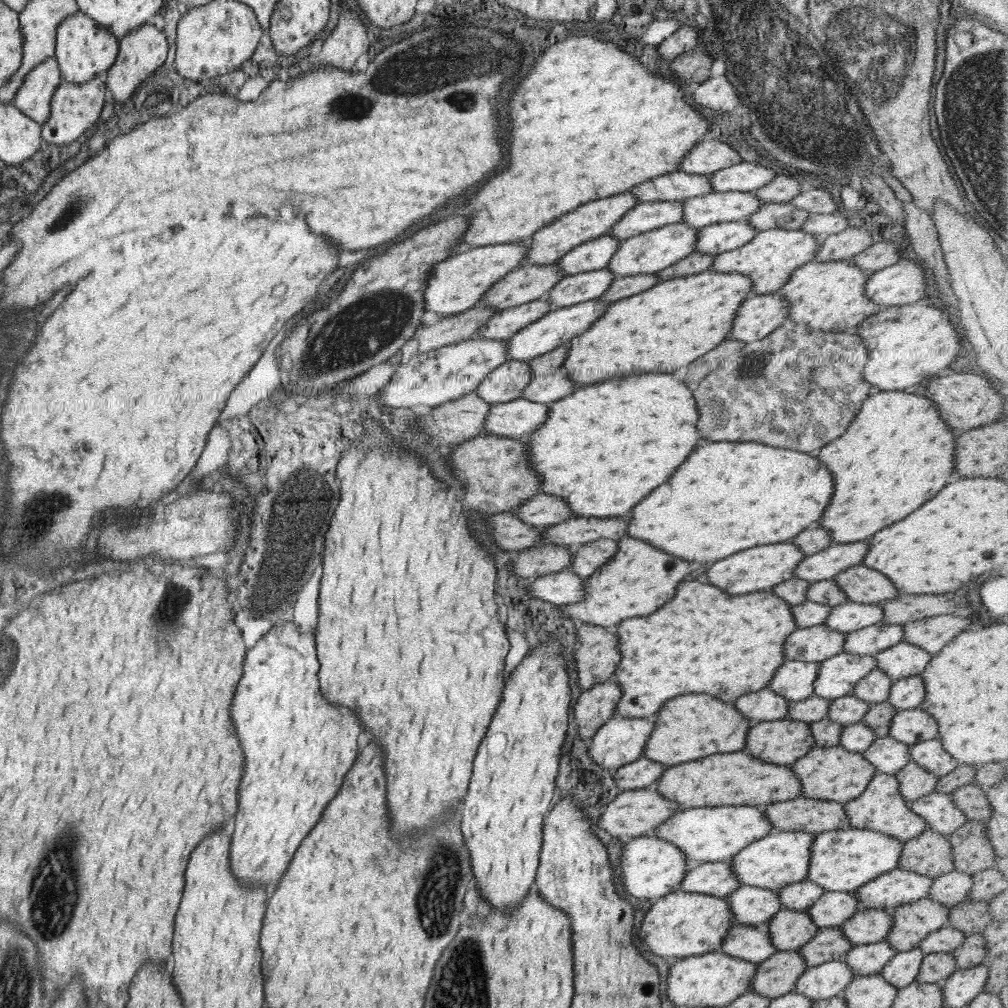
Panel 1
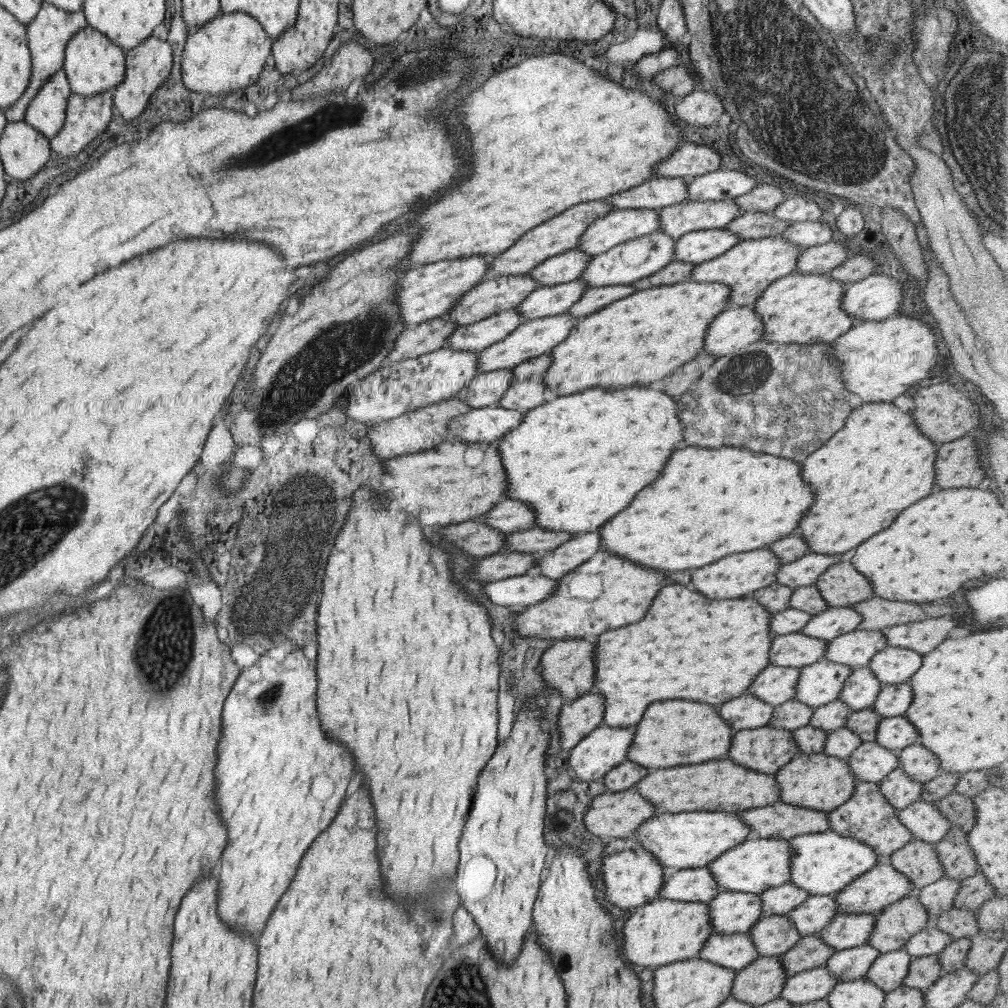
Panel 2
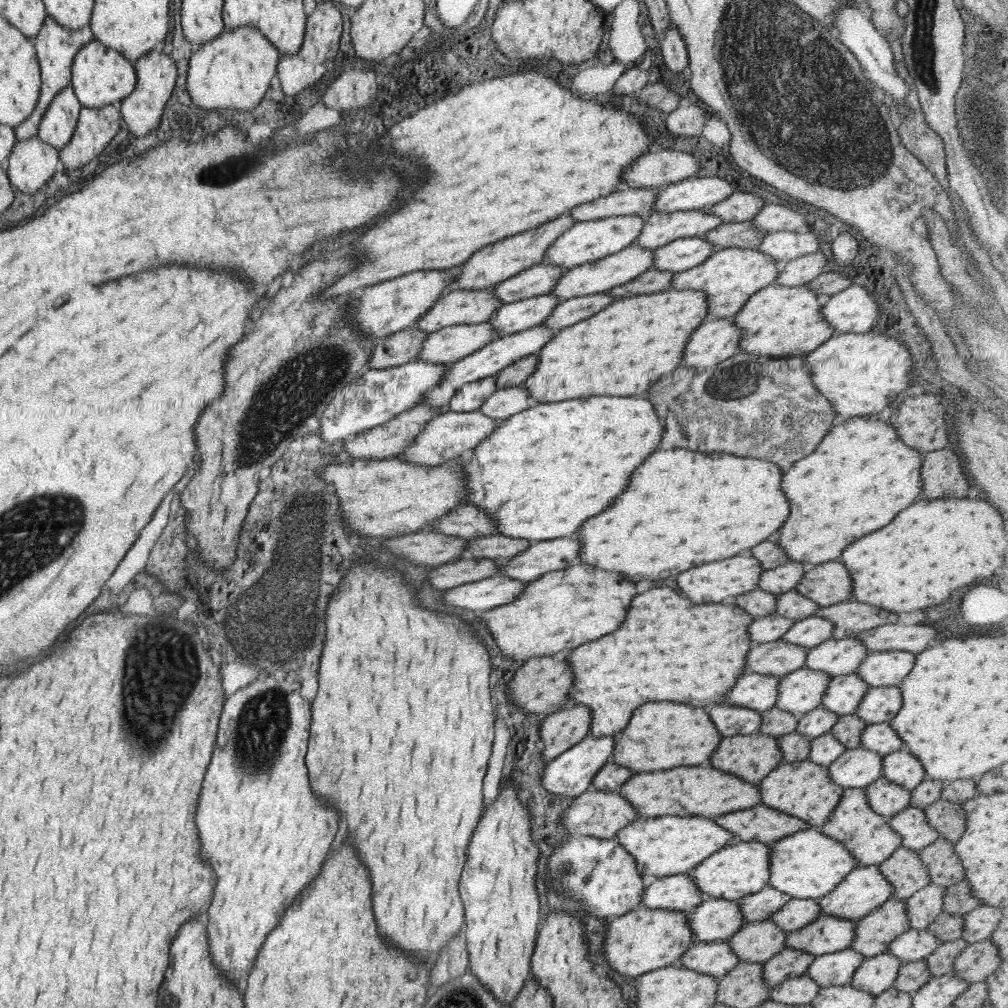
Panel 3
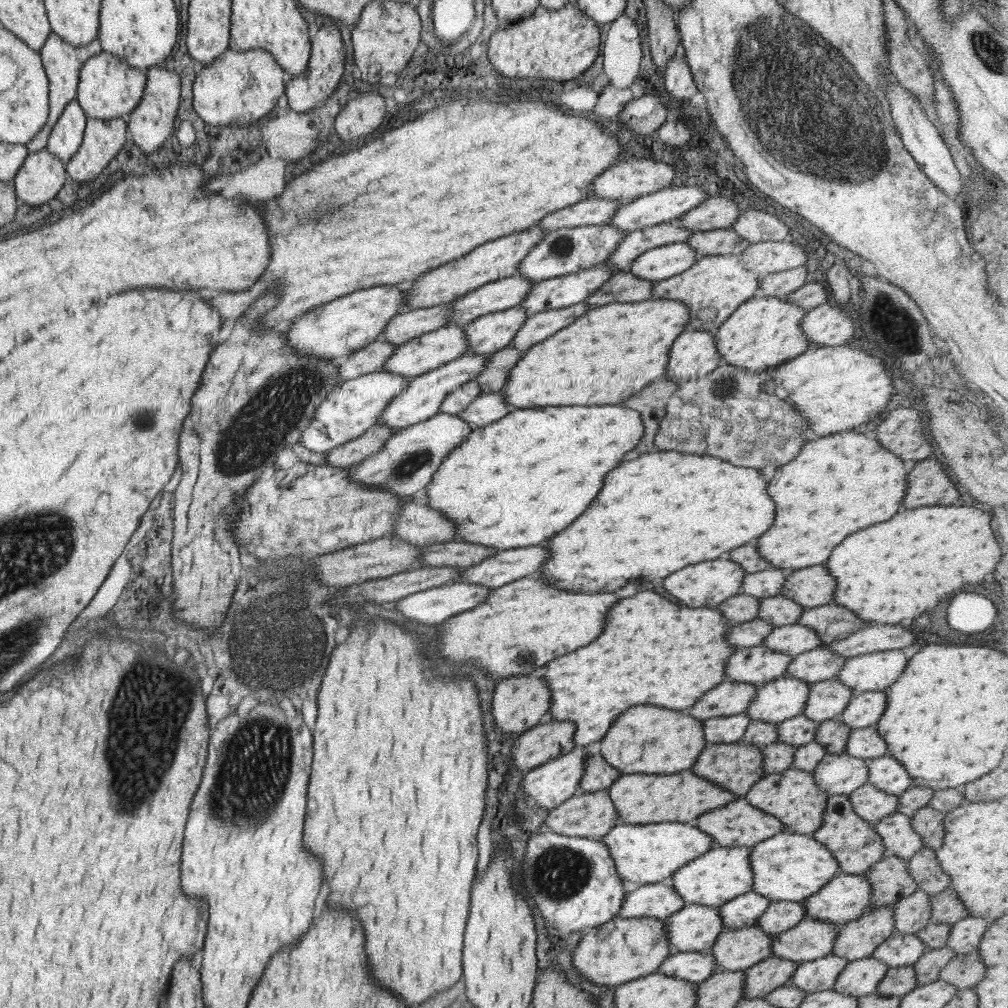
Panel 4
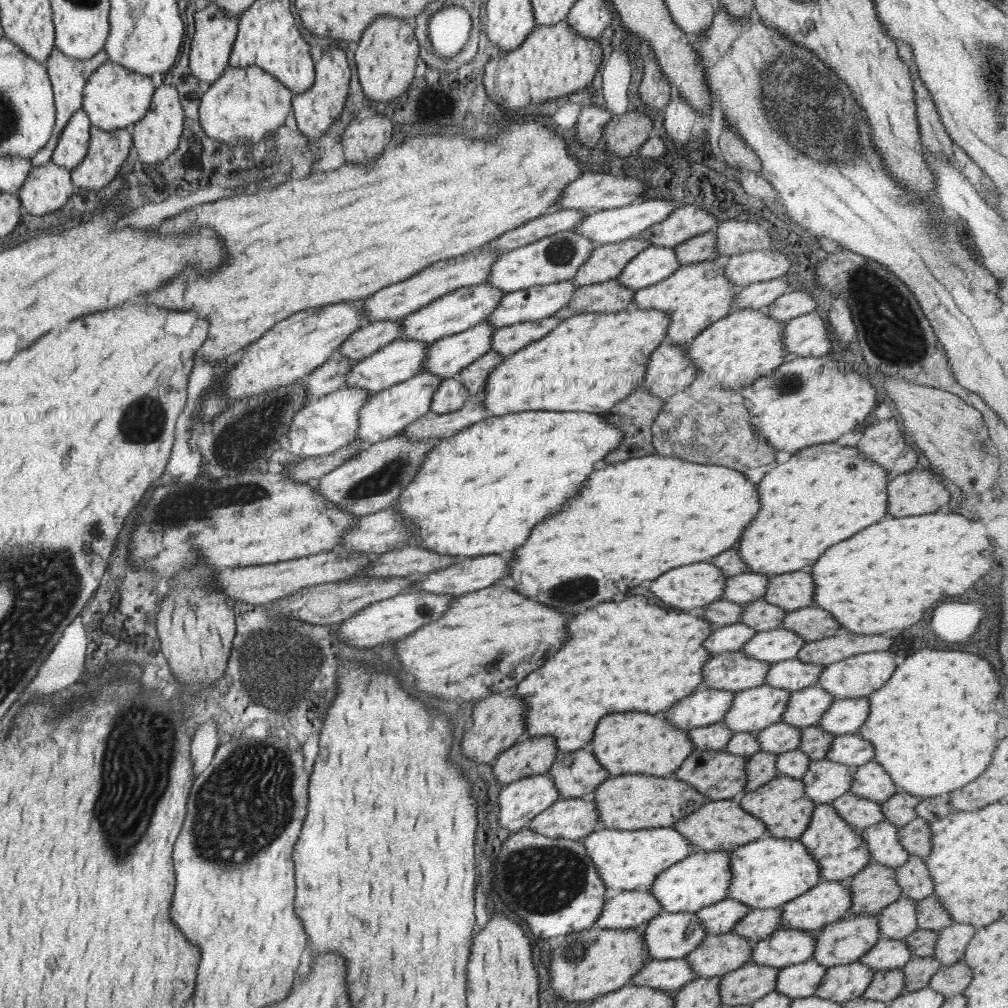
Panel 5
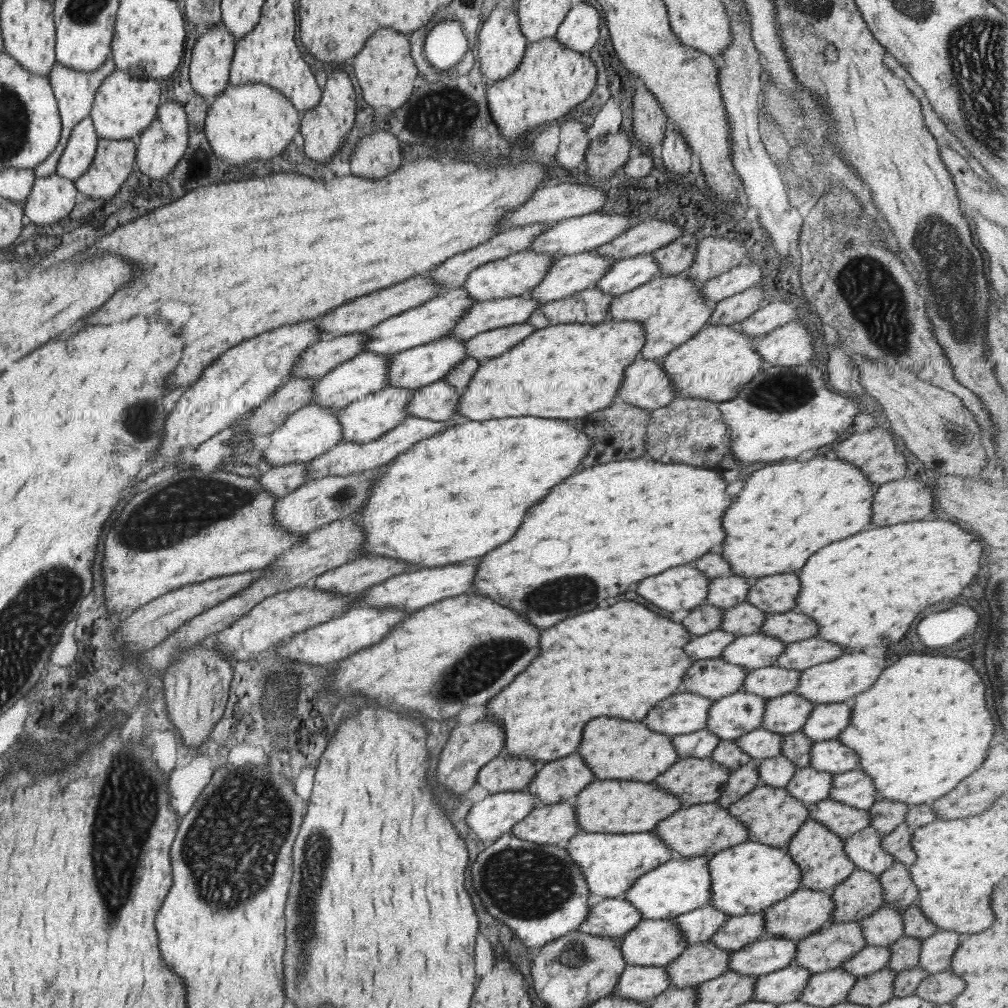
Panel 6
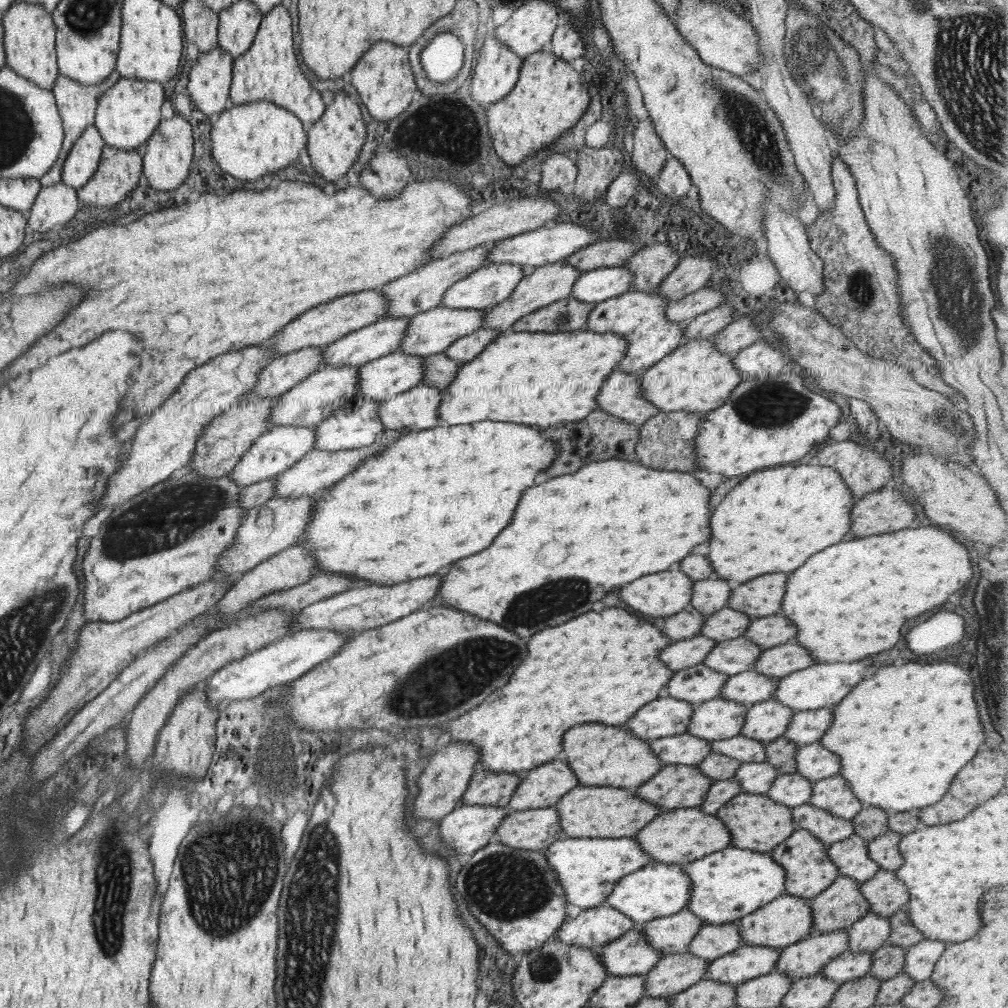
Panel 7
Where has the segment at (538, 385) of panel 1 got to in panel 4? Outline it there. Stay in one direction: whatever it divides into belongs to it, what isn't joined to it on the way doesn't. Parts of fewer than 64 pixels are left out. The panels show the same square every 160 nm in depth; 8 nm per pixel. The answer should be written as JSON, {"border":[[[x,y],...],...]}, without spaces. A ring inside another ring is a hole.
{"border":[[[501,392],[482,393],[477,395],[465,410],[454,414],[457,418],[468,422],[470,426],[482,427],[507,413],[513,408],[504,401]]]}

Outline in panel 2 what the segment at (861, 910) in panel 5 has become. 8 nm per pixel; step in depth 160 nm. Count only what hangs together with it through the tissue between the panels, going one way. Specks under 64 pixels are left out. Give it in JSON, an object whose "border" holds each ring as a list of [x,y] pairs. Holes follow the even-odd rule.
{"border":[[[911,839],[890,854],[890,865],[906,876],[916,892],[944,877],[933,843]]]}

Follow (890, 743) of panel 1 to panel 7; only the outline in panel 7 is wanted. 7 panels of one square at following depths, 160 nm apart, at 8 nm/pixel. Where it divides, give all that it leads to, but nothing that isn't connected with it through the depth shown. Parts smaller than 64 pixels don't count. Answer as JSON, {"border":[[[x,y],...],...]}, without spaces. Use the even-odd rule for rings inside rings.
{"border":[[[793,774],[777,775],[765,793],[773,802],[793,808],[807,803],[811,796],[811,782]]]}

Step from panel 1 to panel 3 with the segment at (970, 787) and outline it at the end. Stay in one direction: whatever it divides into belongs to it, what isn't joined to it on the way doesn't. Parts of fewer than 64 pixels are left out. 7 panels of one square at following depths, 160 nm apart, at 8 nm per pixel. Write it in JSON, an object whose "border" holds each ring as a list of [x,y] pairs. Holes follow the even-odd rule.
{"border":[[[939,798],[924,809],[926,821],[947,842],[955,842],[964,831],[964,812],[960,805]]]}

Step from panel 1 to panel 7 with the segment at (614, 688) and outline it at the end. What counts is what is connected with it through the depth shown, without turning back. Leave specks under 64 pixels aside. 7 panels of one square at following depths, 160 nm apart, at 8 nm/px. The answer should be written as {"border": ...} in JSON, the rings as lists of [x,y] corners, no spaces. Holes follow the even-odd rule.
{"border":[[[477,769],[460,798],[465,805],[490,804],[504,808],[521,779],[520,774]]]}

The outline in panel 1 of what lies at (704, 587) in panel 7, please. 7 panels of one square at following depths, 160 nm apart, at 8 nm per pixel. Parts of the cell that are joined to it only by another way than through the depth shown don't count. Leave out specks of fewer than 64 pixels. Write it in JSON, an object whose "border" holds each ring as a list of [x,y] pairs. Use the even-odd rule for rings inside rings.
{"border":[[[868,539],[835,543],[811,556],[803,557],[795,566],[793,576],[809,583],[832,580],[846,568],[861,564],[868,549]]]}

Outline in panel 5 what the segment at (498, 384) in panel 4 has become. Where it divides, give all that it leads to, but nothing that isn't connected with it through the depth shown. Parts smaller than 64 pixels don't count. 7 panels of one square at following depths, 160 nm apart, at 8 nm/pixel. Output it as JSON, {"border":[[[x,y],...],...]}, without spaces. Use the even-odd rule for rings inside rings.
{"border":[[[489,350],[482,354],[478,359],[471,361],[465,368],[462,368],[456,378],[465,387],[465,390],[471,396],[482,398],[482,390],[487,375],[503,360],[503,356]]]}

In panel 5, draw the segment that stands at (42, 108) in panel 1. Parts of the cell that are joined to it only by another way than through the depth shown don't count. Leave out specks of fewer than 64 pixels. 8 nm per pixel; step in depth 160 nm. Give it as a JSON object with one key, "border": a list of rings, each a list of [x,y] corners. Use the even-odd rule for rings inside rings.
{"border":[[[81,108],[71,115],[70,122],[63,127],[52,160],[55,164],[73,170],[86,156],[90,142],[90,119]]]}

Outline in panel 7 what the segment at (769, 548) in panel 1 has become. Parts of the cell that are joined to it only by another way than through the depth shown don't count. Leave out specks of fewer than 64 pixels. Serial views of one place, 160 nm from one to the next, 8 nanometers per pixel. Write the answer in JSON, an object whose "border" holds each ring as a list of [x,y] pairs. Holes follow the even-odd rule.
{"border":[[[657,572],[633,580],[621,588],[619,598],[639,614],[653,618],[674,615],[686,610],[690,604],[691,585],[681,572]]]}

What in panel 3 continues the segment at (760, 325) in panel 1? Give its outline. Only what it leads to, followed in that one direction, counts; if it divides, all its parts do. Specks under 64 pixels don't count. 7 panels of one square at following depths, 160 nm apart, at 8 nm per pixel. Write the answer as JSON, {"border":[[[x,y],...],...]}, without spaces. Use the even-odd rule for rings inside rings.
{"border":[[[732,317],[706,319],[687,337],[681,357],[681,365],[691,366],[694,370],[713,367],[730,356],[737,354],[740,330],[735,326]]]}

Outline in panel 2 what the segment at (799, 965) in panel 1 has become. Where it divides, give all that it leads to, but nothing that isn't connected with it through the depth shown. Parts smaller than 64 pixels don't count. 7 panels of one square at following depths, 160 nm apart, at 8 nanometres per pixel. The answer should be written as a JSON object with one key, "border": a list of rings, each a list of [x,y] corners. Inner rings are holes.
{"border":[[[757,956],[734,973],[730,996],[753,1006],[777,998],[787,978],[778,956]]]}

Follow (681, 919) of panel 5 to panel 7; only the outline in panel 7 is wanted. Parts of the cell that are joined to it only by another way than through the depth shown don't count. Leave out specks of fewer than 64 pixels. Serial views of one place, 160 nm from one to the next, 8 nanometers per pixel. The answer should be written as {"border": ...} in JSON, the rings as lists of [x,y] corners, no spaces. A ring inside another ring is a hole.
{"border":[[[633,923],[631,930],[597,950],[596,957],[604,966],[604,971],[609,974],[609,977],[627,977],[644,975],[649,972],[658,961],[659,954],[651,947],[650,943],[645,941],[643,933],[641,933],[641,926]]]}

